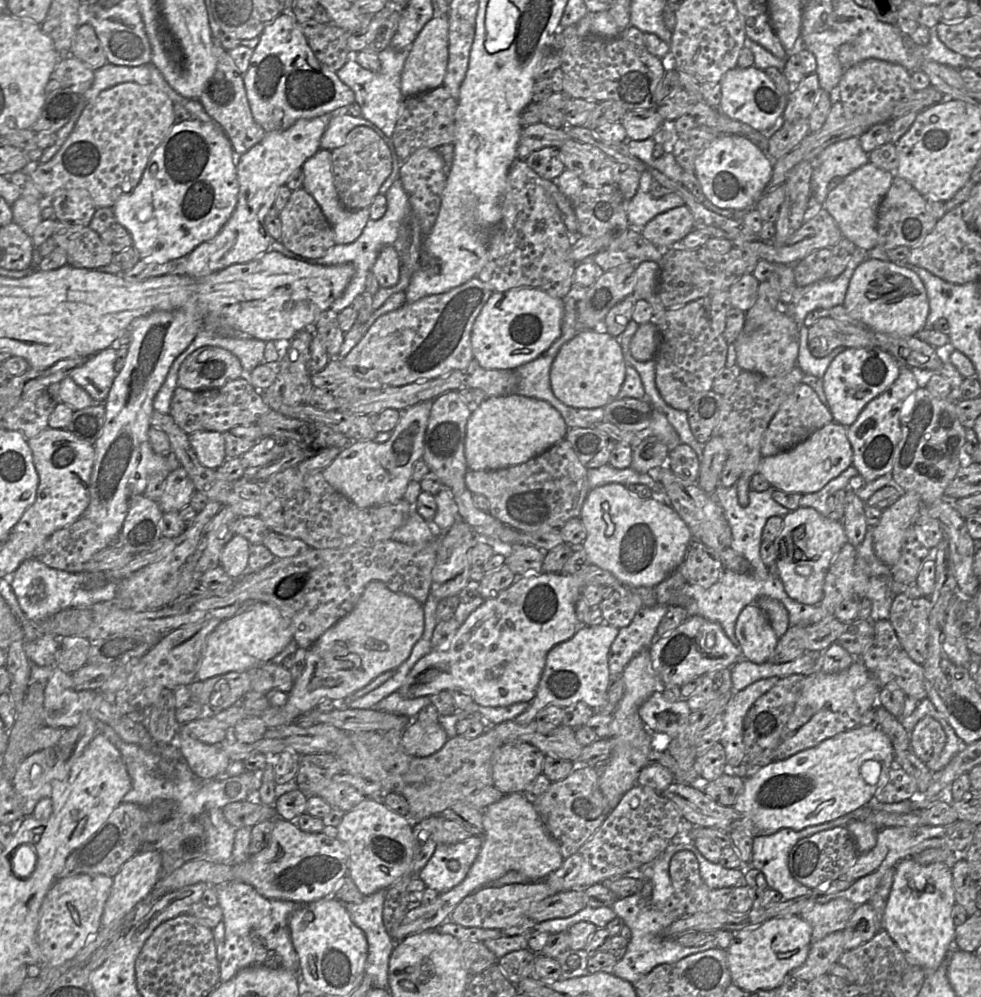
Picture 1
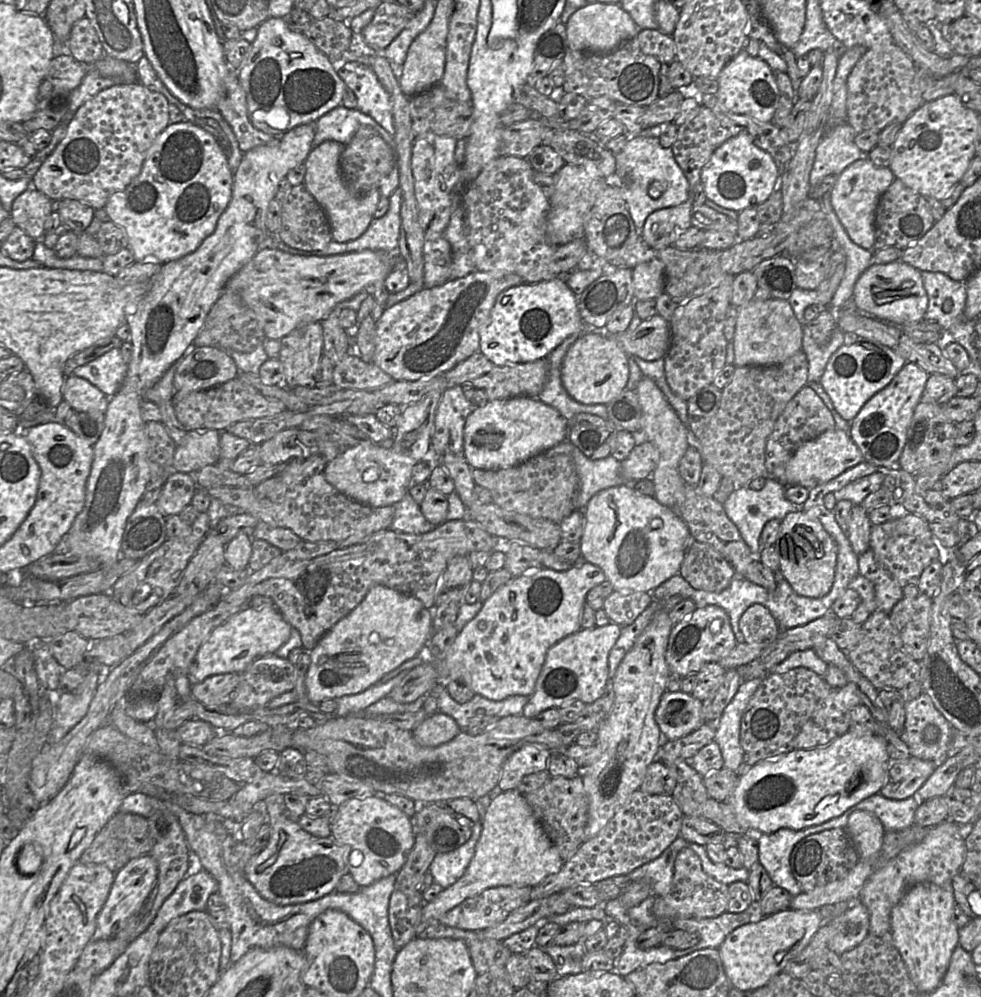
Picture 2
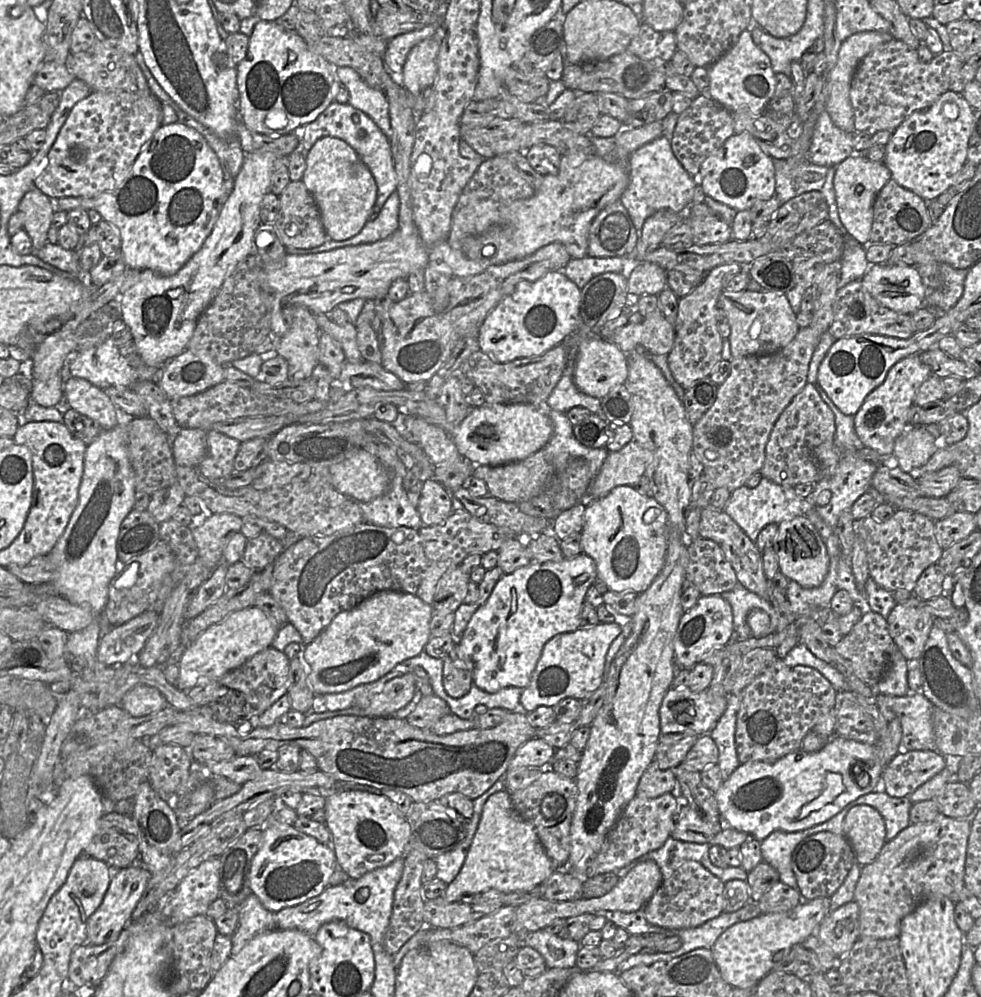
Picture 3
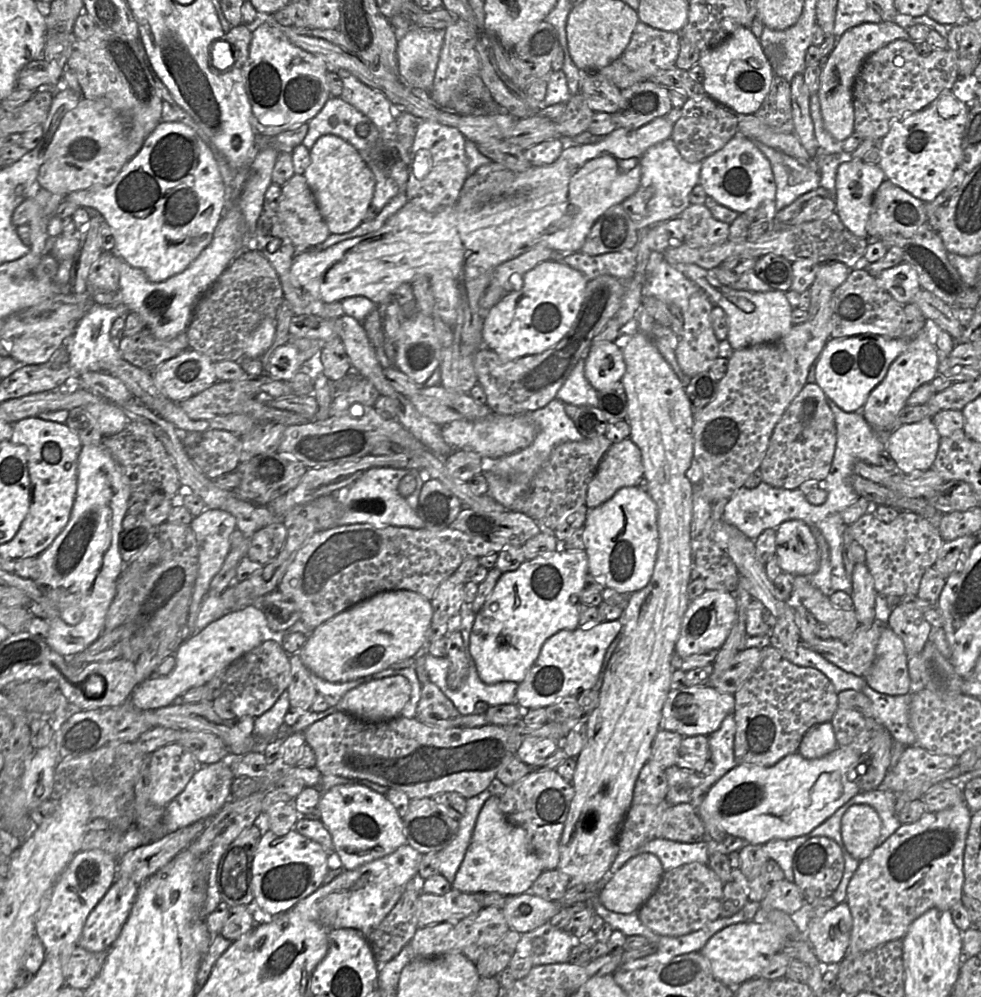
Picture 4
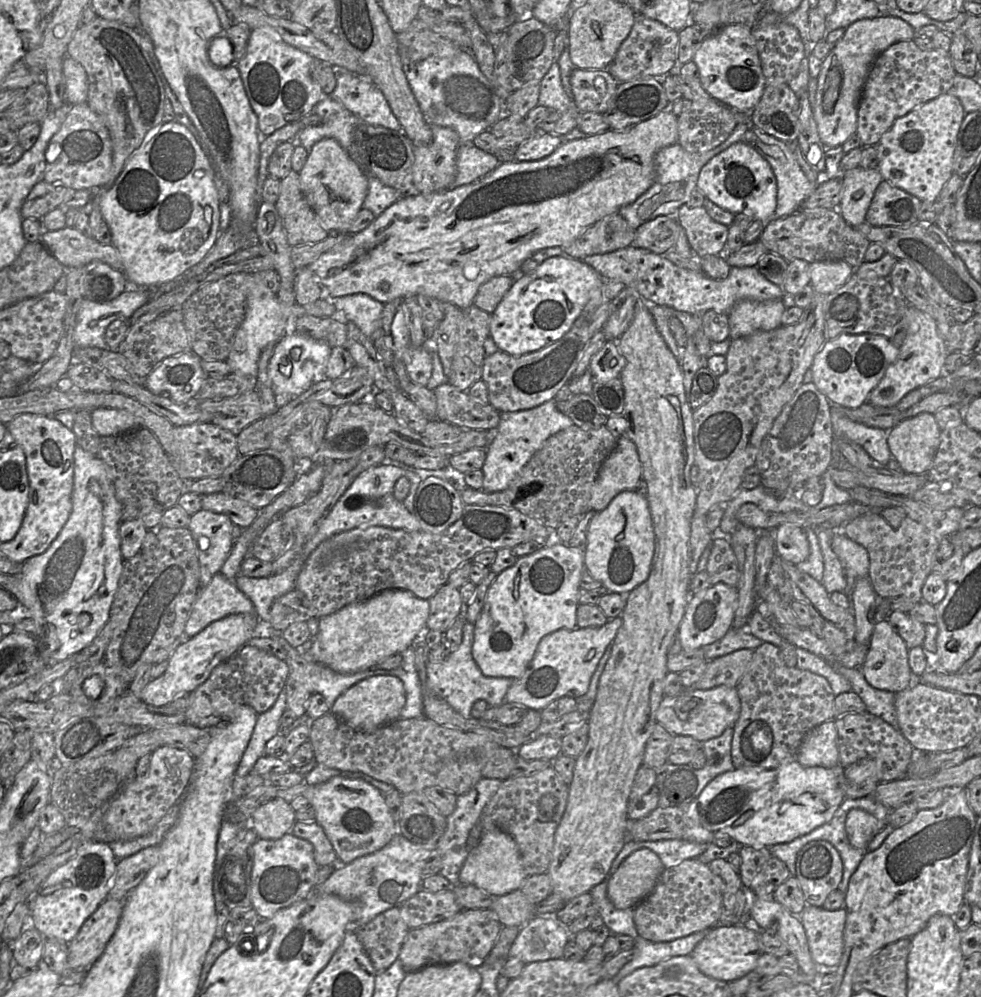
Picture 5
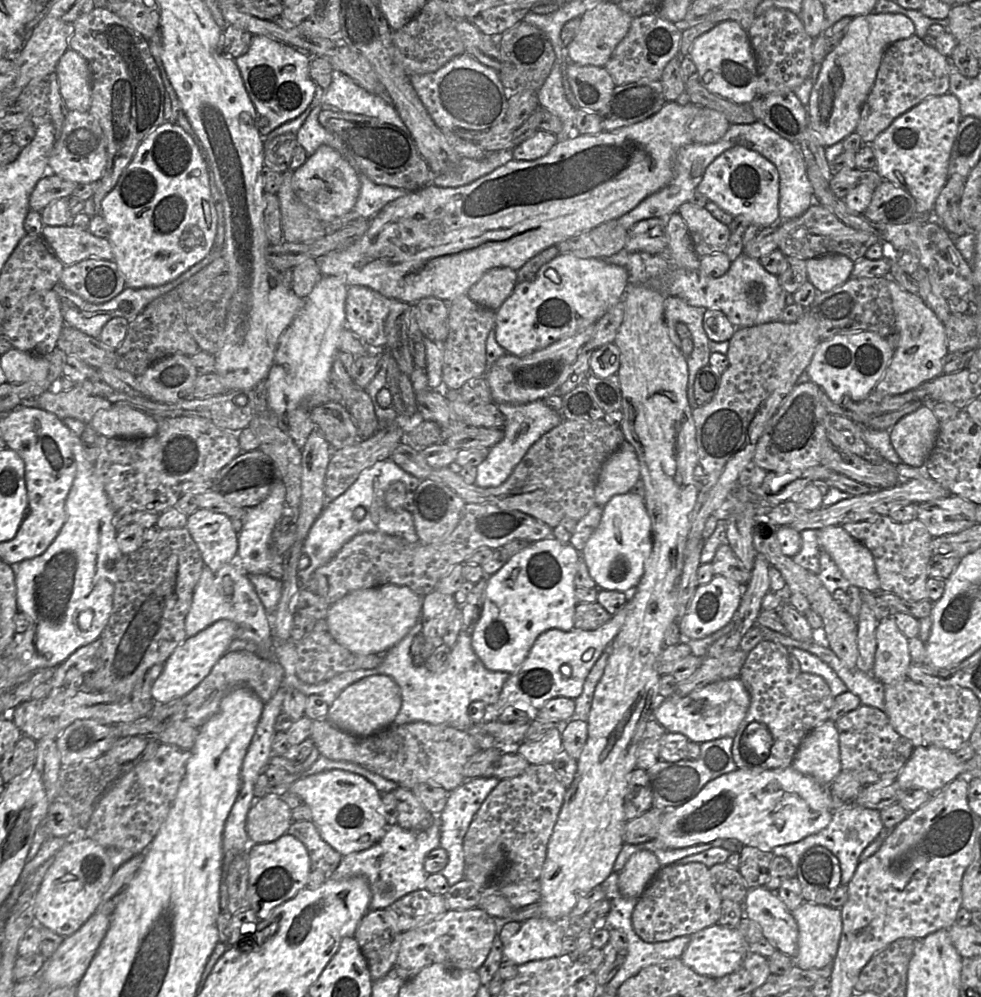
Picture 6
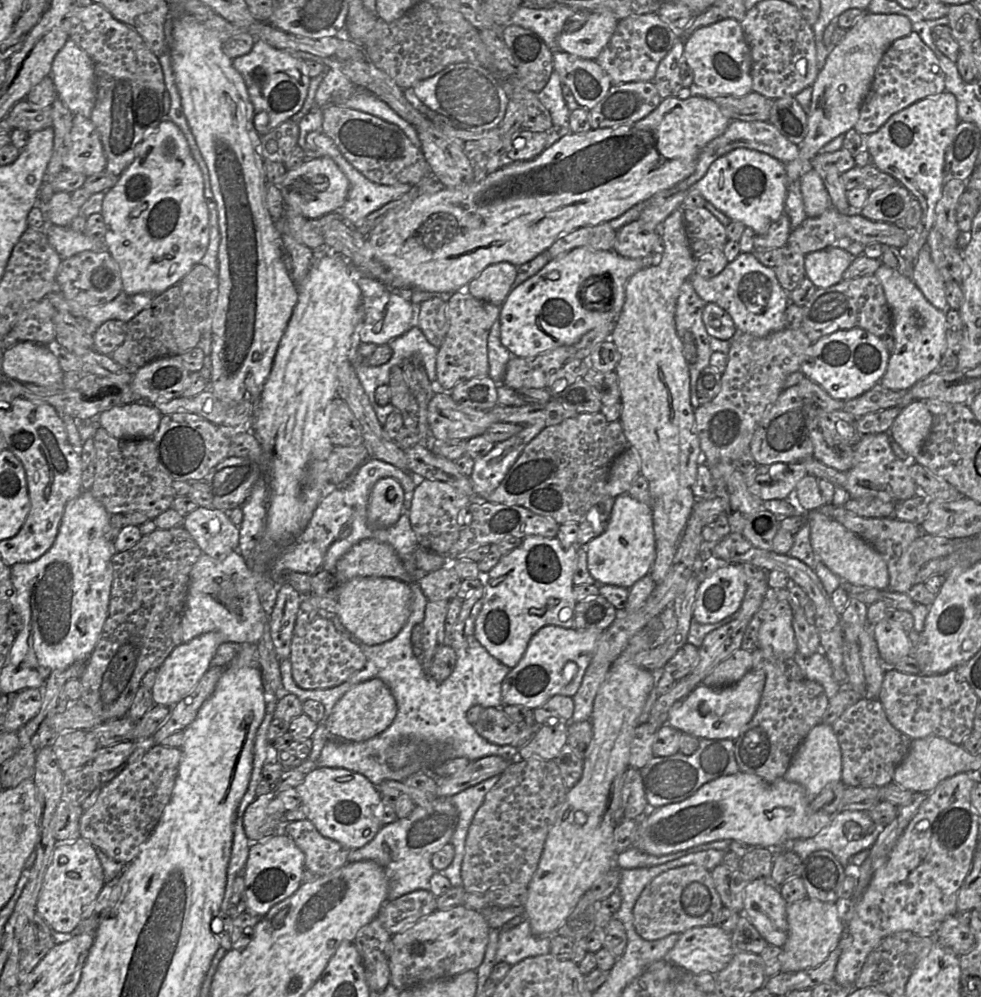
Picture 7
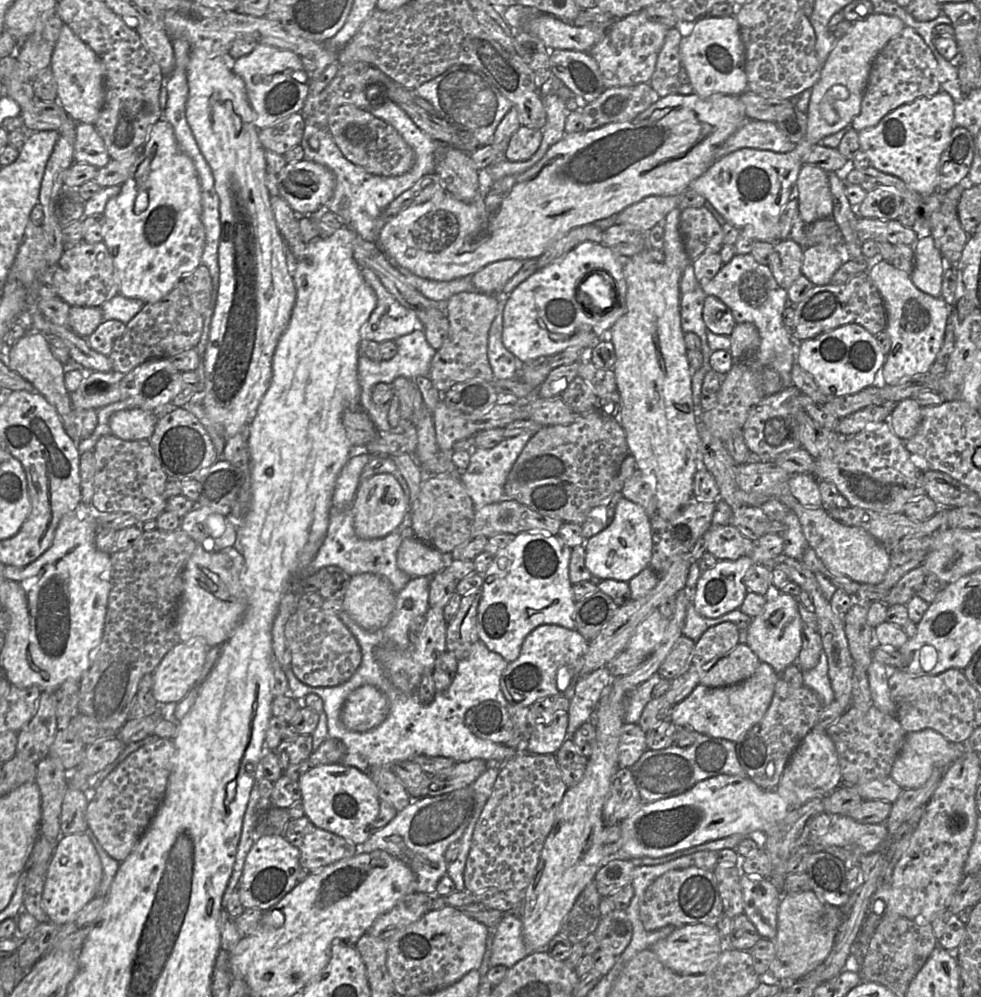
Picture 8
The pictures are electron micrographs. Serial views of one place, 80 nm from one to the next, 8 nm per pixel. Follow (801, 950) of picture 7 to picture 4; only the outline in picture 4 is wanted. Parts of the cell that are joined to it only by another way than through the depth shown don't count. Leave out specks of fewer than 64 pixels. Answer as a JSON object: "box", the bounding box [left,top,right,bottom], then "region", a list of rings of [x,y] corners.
{"box":[806,902,853,967],"region":[[[846,902],[838,904],[820,918],[812,918],[807,923],[806,938],[812,945],[820,963],[826,967],[837,966],[846,956],[850,944],[853,918]]]}

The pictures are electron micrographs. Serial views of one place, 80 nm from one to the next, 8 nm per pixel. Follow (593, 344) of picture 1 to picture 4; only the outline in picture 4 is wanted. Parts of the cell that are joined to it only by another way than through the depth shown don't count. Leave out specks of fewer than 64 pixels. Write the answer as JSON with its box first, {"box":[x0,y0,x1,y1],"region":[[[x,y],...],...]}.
{"box":[584,342,625,391],"region":[[[613,342],[592,345],[585,358],[584,375],[596,391],[621,381],[625,369],[622,349]]]}

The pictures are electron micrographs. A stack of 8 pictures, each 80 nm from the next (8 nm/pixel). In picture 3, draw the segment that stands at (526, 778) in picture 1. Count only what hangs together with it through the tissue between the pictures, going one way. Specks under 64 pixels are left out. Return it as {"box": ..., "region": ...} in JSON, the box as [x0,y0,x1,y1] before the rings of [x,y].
{"box":[508,738,556,769],"region":[[[532,738],[518,748],[508,769],[519,767],[548,768],[556,749],[539,738]]]}

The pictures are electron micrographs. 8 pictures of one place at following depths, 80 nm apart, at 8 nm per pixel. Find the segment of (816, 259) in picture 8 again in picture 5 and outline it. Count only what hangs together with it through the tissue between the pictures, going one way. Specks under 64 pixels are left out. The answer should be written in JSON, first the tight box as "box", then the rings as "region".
{"box":[810,260,854,295],"region":[[[823,260],[810,263],[810,284],[815,292],[824,295],[835,292],[854,273],[854,268],[843,260]]]}

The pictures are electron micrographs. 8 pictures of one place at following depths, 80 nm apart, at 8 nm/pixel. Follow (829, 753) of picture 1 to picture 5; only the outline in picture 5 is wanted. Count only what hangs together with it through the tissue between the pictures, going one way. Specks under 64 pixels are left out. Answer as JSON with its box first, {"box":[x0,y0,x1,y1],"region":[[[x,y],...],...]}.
{"box":[685,759,846,849],"region":[[[792,759],[772,770],[737,769],[725,772],[713,779],[702,793],[686,807],[685,839],[700,843],[712,843],[718,831],[727,833],[743,846],[756,849],[775,844],[789,843],[829,822],[846,799],[842,791],[844,767],[805,767]]]}

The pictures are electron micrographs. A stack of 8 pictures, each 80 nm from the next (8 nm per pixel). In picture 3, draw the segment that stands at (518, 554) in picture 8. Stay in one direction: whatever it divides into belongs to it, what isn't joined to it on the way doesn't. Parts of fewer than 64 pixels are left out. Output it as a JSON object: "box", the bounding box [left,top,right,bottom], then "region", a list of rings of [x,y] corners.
{"box":[458,553,597,693],"region":[[[584,553],[558,562],[532,562],[511,574],[504,574],[458,640],[460,649],[474,664],[473,683],[487,693],[496,693],[509,686],[523,689],[527,687],[545,644],[557,634],[581,628],[581,611],[586,602],[585,596],[597,578],[596,563]]]}

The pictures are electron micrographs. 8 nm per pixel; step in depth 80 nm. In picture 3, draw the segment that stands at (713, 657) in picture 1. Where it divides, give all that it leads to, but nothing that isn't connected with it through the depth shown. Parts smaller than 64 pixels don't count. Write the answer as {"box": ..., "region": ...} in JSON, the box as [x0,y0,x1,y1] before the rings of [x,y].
{"box":[674,595,737,669],"region":[[[701,595],[693,608],[682,615],[674,639],[675,664],[691,669],[708,655],[737,640],[730,603],[721,595]]]}

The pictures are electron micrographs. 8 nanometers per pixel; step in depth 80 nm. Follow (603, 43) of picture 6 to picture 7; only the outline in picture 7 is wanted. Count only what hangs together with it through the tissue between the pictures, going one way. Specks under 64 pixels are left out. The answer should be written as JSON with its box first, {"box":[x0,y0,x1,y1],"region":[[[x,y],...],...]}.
{"box":[559,10,618,60],"region":[[[592,10],[581,29],[573,33],[561,32],[559,47],[579,58],[595,60],[612,37],[618,21],[611,11]]]}

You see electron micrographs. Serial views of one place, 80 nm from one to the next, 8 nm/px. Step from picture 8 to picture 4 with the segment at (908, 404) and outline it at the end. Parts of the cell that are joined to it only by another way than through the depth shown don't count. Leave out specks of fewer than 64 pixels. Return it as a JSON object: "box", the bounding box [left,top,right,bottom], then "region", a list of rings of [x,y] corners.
{"box":[886,418,940,471],"region":[[[925,418],[892,431],[886,437],[886,450],[897,465],[896,471],[925,471],[933,466],[940,439],[932,418]]]}

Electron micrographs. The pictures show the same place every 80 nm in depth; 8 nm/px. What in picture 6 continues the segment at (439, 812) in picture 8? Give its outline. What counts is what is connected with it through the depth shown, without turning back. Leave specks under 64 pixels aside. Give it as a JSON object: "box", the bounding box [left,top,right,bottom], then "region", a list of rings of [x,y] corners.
{"box":[328,817,441,909],"region":[[[435,817],[431,826],[421,831],[406,830],[398,824],[388,826],[384,837],[372,847],[343,856],[336,870],[328,875],[334,880],[363,877],[371,890],[370,909],[386,909],[396,900],[415,890],[426,888],[426,879],[430,875],[424,869],[426,856],[440,847],[441,823]]]}

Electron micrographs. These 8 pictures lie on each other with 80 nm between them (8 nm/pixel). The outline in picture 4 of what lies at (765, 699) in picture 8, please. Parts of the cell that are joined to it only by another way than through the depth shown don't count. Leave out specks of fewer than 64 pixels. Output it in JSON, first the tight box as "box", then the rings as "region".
{"box":[660,685,735,737],"region":[[[709,685],[670,690],[662,708],[660,729],[677,732],[683,737],[709,736],[719,729],[725,717],[735,710],[735,697]]]}

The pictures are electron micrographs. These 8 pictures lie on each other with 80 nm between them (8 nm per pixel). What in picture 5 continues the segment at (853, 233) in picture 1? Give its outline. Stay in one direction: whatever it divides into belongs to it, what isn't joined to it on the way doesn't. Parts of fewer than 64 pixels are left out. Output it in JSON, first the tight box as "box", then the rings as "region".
{"box":[837,166,883,227],"region":[[[861,166],[843,171],[841,177],[843,189],[837,209],[850,226],[857,227],[866,221],[867,211],[883,177],[878,169]]]}

